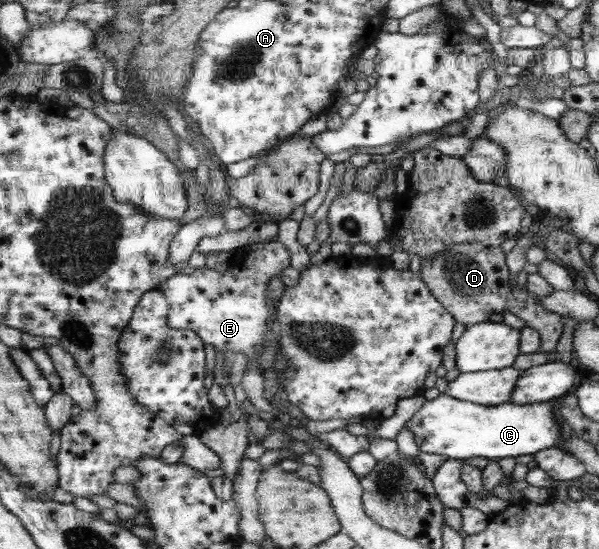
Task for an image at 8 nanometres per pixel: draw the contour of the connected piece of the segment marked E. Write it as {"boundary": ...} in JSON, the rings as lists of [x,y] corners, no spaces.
{"boundary":[[[275,236],[270,241],[255,243],[247,252],[247,258],[238,253],[235,262],[226,271],[199,267],[191,274],[179,272],[163,279],[158,288],[170,301],[167,312],[169,327],[193,330],[206,344],[211,344],[223,354],[245,354],[249,359],[247,371],[250,358],[254,354],[262,354],[267,324],[276,319],[277,309],[267,304],[267,283],[290,266],[290,261],[289,250]]]}

